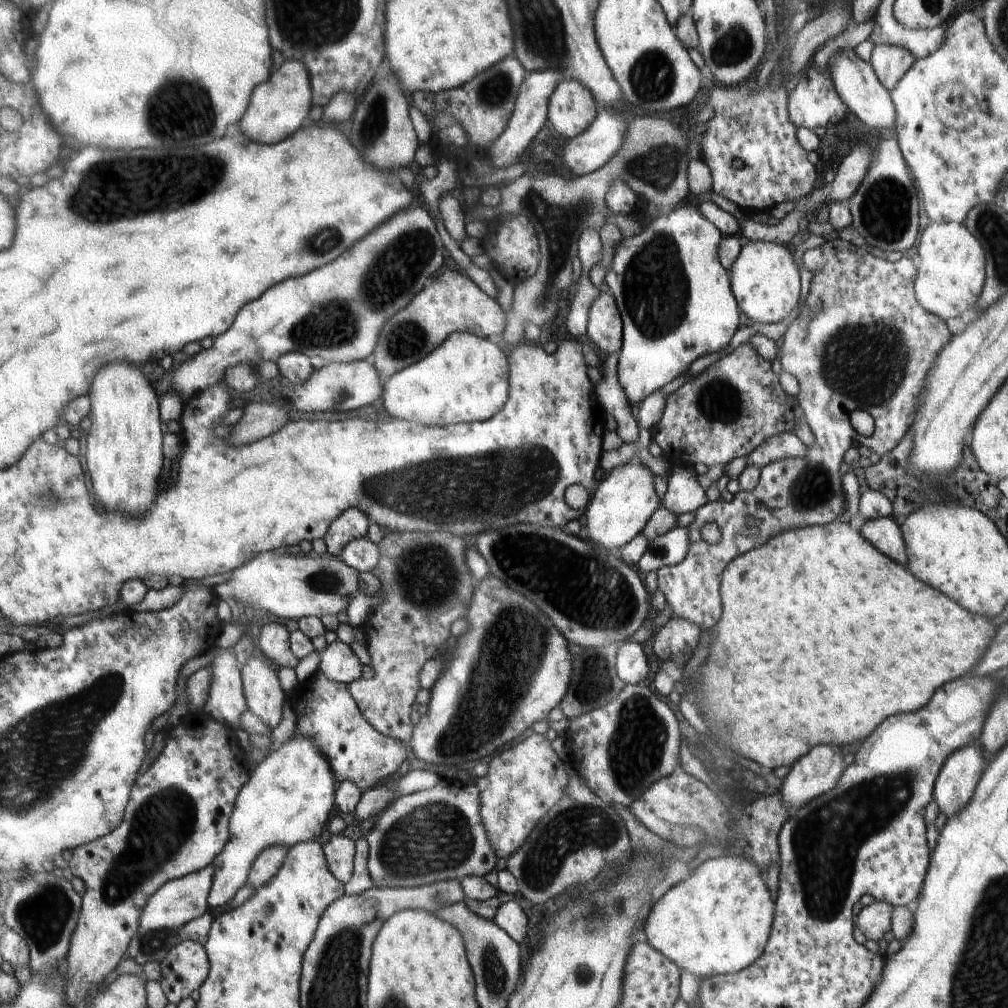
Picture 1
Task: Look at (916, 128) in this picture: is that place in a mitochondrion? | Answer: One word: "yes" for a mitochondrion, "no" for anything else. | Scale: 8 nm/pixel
no

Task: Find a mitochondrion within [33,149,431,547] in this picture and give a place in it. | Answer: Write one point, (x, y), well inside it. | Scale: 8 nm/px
(320, 242)

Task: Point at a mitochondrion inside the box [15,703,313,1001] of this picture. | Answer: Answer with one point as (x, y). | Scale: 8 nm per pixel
(138, 861)

